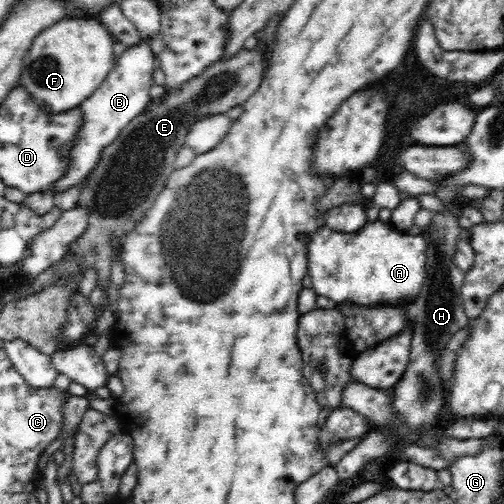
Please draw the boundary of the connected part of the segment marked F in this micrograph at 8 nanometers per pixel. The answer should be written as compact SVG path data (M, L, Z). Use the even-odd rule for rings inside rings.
M94 17L66 18L34 38L30 50L24 58L20 86L26 88L38 102L47 102L54 113L76 108L94 95L94 92L109 76L110 70L114 69L116 63L112 45L115 41L112 33Z

